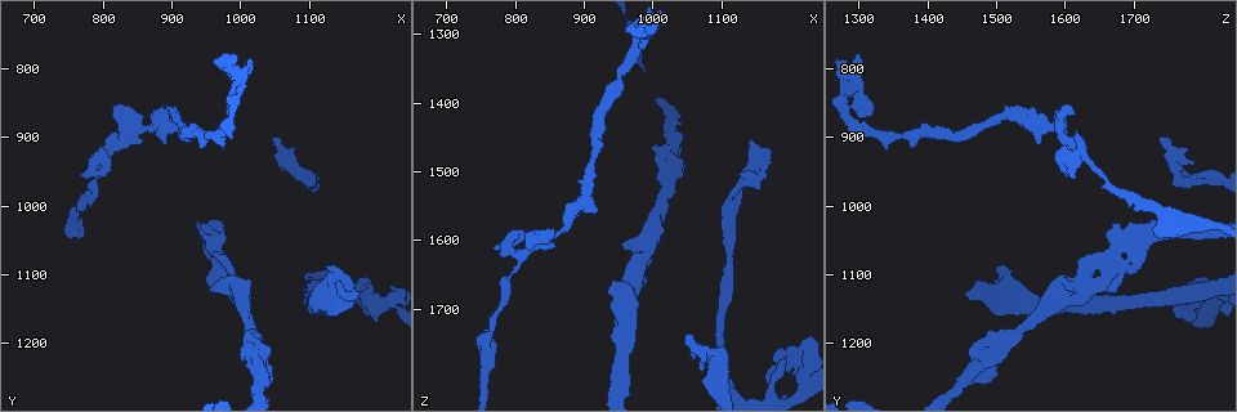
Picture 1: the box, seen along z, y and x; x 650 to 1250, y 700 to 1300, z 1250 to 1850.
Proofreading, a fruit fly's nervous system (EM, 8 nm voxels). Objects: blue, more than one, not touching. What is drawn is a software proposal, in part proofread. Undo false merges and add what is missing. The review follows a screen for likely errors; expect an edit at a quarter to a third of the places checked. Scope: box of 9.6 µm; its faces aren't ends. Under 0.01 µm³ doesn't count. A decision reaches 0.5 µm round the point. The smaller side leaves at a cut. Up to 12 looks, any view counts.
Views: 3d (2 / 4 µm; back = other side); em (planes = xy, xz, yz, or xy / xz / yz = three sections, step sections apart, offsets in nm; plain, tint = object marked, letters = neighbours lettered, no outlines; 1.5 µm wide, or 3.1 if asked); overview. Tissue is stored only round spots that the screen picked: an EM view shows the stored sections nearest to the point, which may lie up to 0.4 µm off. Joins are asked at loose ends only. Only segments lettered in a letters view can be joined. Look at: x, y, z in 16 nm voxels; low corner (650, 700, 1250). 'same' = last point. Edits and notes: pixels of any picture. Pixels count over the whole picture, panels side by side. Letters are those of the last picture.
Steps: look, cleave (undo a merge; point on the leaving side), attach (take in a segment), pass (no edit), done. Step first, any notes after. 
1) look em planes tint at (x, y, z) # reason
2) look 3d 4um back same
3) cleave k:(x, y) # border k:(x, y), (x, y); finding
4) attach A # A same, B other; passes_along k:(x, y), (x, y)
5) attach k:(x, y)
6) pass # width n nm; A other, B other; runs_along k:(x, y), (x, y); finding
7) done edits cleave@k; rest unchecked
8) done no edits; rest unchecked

look 3d 4um at (990, 1115, 1625) # two arms in line, one across

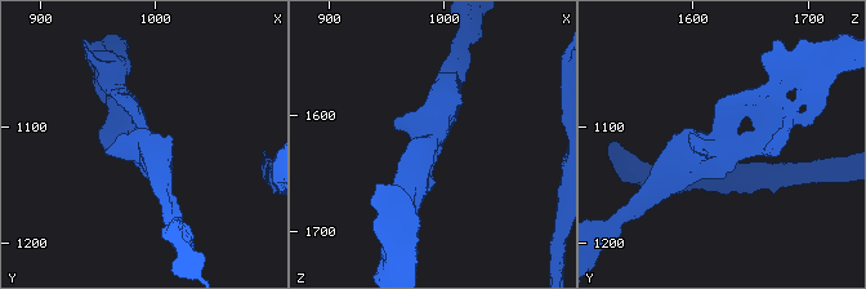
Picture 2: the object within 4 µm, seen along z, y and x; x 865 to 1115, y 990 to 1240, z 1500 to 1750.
look em planes tint at (988, 1118, 1620) # arms 3; arm_widths 190, 200, 440 nm; need the tissue

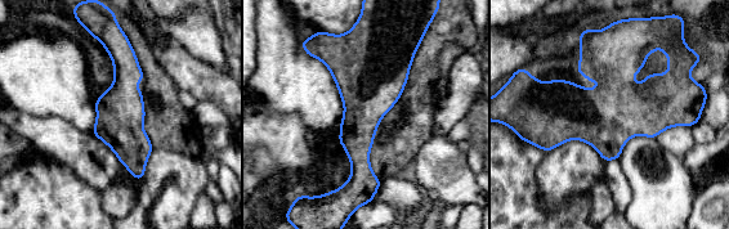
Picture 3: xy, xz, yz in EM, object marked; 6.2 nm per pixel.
look em planes letters same # what lies round it

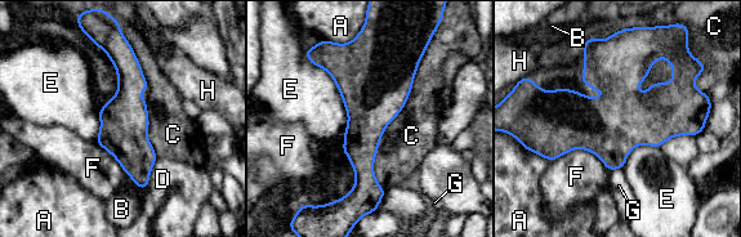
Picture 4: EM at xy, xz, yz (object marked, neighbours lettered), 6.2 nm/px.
pass # width 300 nm; A other, B other, C other, D other, E other, F other, G other, H other; runs_along 4:(121, 49), (128, 143), (142, 186); continuous, no second neuron

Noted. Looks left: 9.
look 3d 2um at (1055, 900, 1735) # branch stops here

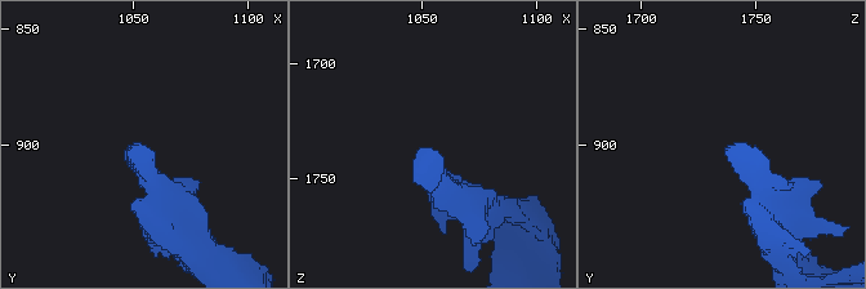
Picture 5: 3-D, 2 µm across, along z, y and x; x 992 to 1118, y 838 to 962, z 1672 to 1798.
look em xz step 8 letters at (1057, 902, 1738) # shape alone is not enough

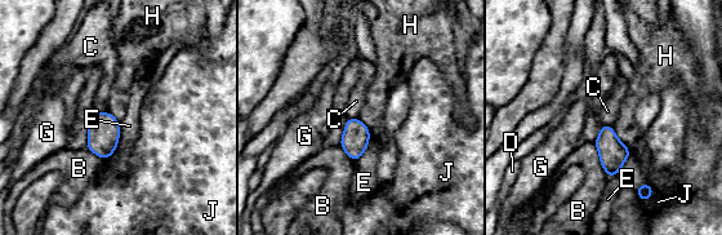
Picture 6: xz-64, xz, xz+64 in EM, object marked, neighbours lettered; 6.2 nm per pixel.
look em planes letters same

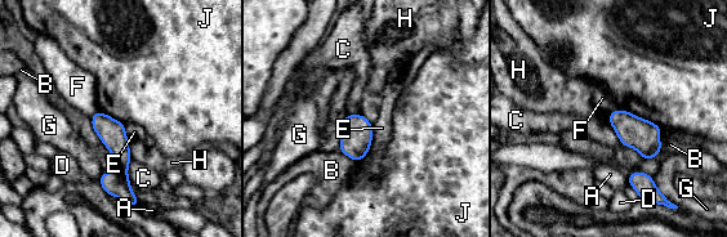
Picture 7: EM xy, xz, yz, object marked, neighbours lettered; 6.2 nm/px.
pass # A other, B other, C other, D other, E other, F other, G other, H other, J other; runs_along 7:(98, 115), (123, 155), (124, 189); no lettered segment goes on from it

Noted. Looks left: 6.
look 3d 2um at (815, 855, 1610)

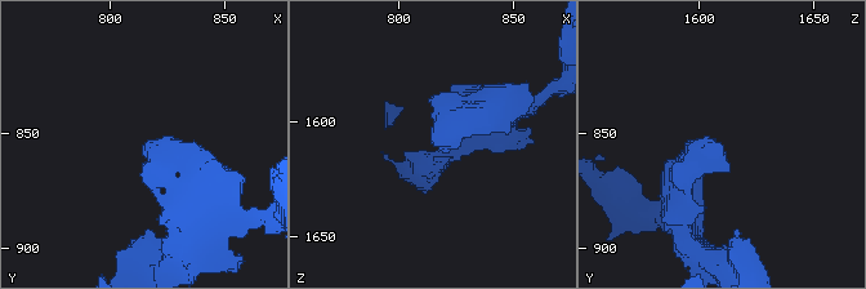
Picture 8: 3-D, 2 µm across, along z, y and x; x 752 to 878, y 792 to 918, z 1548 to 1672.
look em planes letters at (820, 859, 1611)

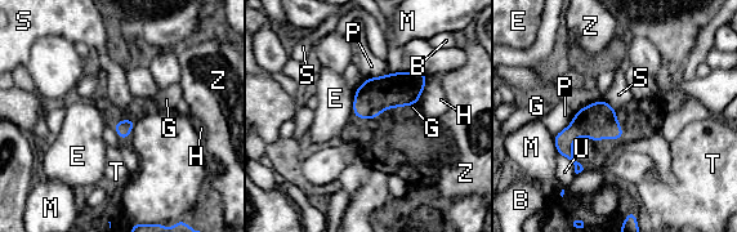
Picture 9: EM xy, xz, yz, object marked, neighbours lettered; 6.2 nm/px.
pass # B other, E other, G other, H other, M other, P other, S other, T other, U other, Z other; border 9:(602, 99), (615, 110); none of them fits

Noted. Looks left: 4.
look em planes tint at (755, 1030, 1790) # thick turns thin

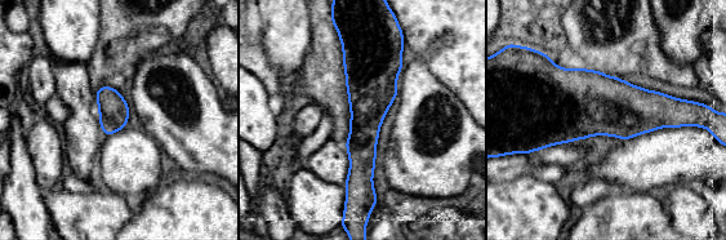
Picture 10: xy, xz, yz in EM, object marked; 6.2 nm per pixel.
look em planes letters same

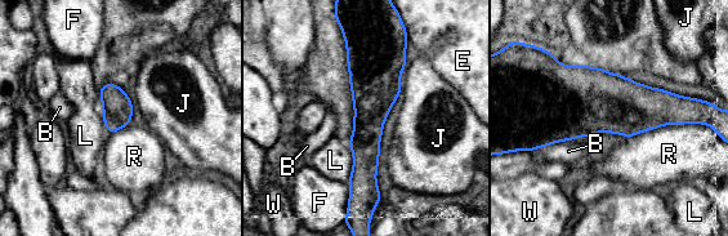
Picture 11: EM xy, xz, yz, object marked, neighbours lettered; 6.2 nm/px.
pass # B other, E other, F other, J other, L other, R other, W other; runs_along 11:(360, 38), (373, 192); continuous, no second neuron

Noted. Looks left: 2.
done no edits; rest unchecked

